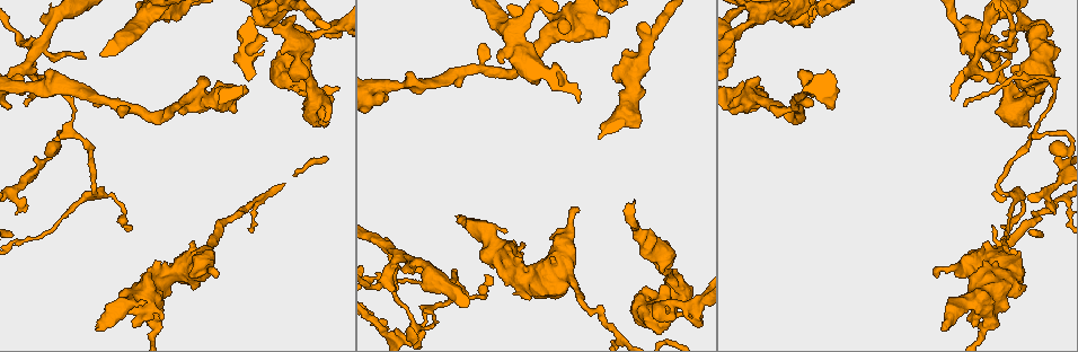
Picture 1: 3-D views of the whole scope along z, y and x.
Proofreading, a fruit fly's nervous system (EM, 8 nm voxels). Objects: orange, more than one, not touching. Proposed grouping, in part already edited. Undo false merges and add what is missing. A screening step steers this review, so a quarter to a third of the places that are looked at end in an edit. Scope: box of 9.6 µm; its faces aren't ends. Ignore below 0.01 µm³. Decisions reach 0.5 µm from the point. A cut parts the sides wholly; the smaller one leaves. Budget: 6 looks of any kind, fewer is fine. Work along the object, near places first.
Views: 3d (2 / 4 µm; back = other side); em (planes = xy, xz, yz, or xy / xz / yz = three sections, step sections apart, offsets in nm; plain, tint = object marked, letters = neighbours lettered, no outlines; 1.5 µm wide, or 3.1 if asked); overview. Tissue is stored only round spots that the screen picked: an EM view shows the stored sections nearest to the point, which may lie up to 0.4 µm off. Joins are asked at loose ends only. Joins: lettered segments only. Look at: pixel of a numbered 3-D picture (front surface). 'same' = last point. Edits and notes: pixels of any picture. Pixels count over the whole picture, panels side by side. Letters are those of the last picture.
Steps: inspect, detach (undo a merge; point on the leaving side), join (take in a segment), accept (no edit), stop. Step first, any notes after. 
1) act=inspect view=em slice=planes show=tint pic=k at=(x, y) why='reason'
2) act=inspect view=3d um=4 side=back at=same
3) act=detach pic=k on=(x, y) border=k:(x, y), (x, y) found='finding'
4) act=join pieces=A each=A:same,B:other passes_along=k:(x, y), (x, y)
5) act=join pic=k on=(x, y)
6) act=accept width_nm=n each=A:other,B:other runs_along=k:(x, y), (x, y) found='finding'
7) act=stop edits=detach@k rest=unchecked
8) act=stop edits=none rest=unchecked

act=inspect view=em slice=yz step=8 show=letters pic=1 at=(963, 53) why='an open end'

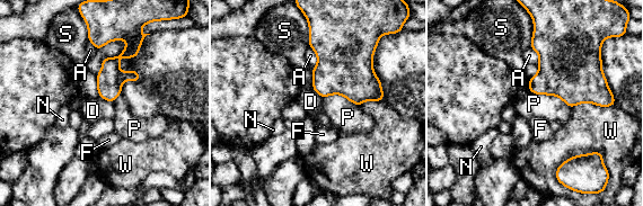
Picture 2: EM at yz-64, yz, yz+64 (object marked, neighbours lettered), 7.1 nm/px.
act=inspect view=em slice=planes show=letters at=same

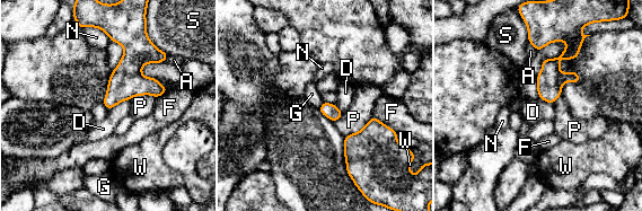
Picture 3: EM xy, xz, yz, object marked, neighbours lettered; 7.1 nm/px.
act=accept each=A:other,D:other,F:other,G:other,N:other,P:other,S:other,W:other border=3:(103, 103), (107, 110) found='no lettered segment goes on from it'

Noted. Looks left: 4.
act=inspect view=em slice=planes show=letters pic=1 at=(942, 329) why='free end'

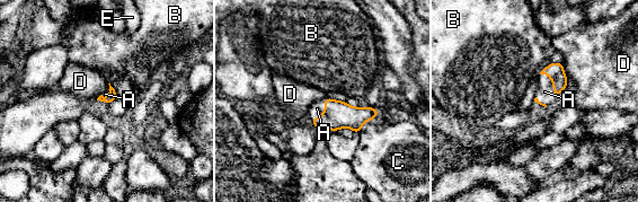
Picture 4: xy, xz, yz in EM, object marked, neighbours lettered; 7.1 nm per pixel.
act=join pieces=A each=A:same,B:other,C:other,D:other,E:other passes_along=4:(555, 71), (552, 82), (545, 91) found='it goes on there'

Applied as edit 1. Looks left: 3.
act=inspect view=overview why='redraw'

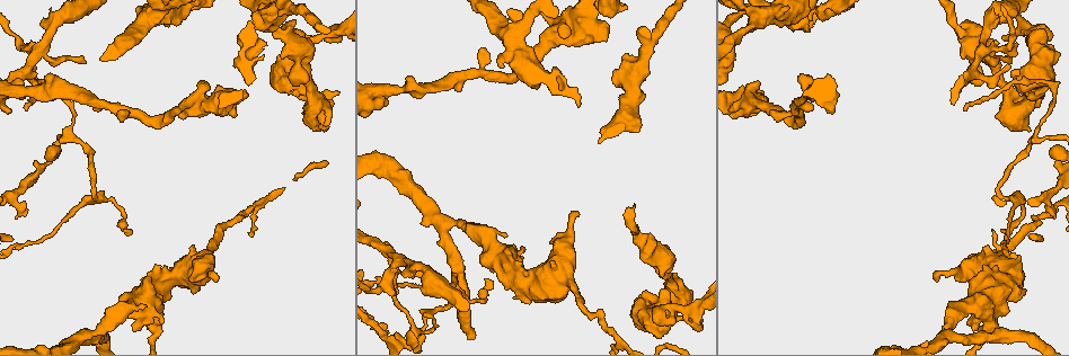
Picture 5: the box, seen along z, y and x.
act=inspect view=em slice=yz step=8 show=letters pic=5 at=(516, 262)

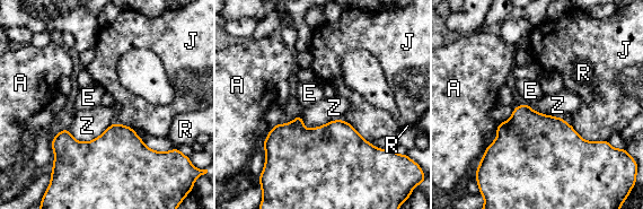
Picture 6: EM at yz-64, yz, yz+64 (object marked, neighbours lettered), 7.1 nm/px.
act=inspect view=em slice=planes show=letters at=same

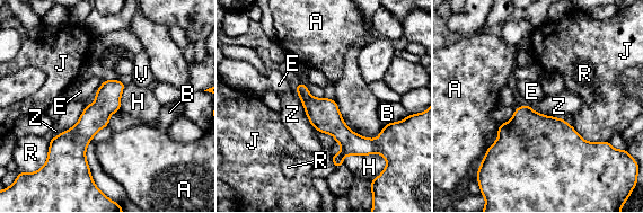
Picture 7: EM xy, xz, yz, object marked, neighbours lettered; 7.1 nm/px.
act=accept each=A:other,B:other,E:other,H:other,J:other,R:other,V:other,Z:other border=7:(333, 99), (351, 130), (378, 136) found='no lettered segment goes on from it'

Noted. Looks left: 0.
act=stop edits=join@4 rest=unchecked

